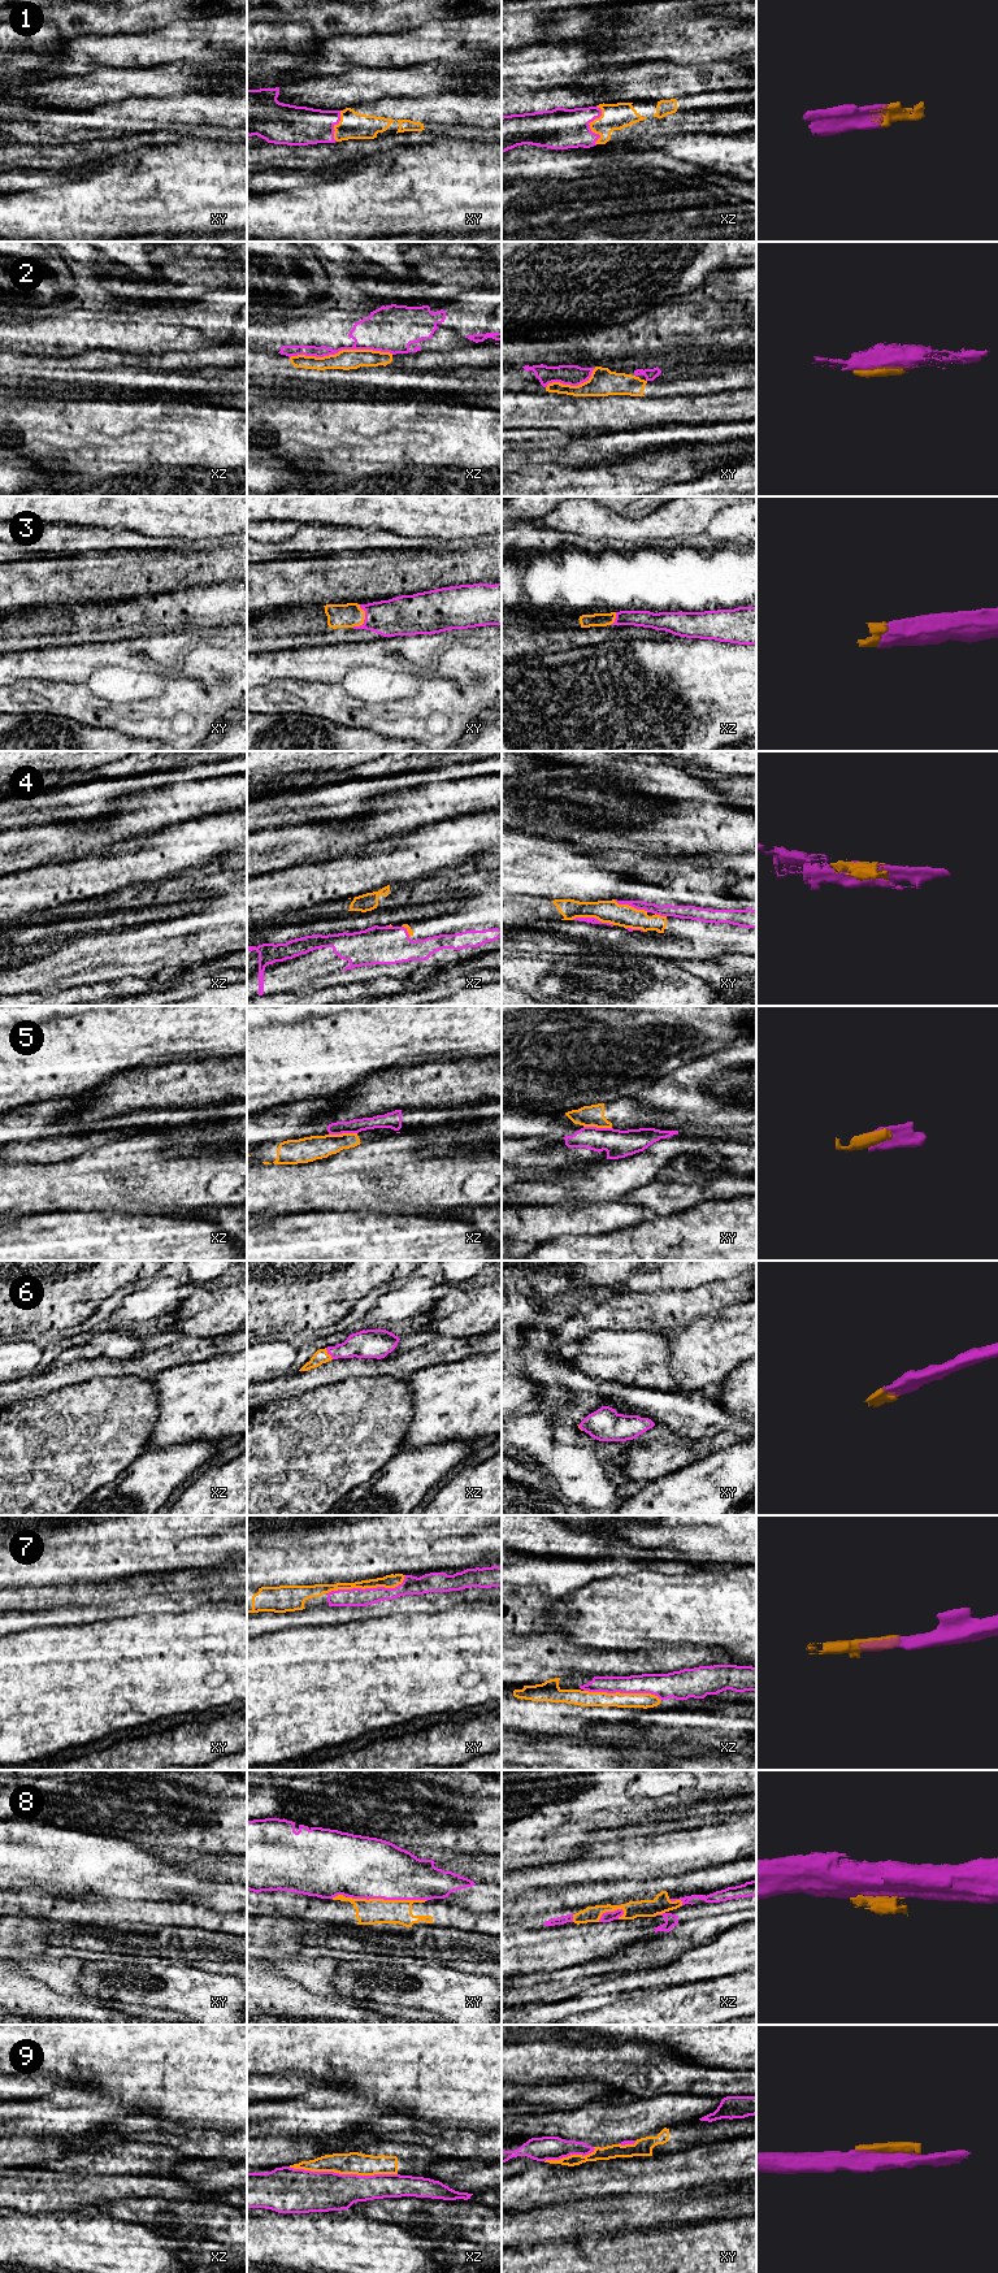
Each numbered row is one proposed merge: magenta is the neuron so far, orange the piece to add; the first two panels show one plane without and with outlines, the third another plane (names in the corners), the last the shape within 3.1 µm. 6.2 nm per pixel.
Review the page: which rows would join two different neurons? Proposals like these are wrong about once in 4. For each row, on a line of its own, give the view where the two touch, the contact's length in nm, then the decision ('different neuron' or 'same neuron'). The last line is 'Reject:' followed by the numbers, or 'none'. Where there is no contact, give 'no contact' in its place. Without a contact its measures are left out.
1: contact in xz; length 240 nm; same neuron
2: contact in xz; length 650 nm; different neuron
3: contact in xy; length 150 nm; same neuron
4: contact in xy; length 260 nm; same neuron
5: contact in xz; length 180 nm; different neuron
6: contact in xz; length 90 nm; same neuron
7: contact in xy; length 500 nm; same neuron
8: contact in xy; length 500 nm; different neuron
9: contact in xz; length 650 nm; different neuron
Reject: 2, 5, 8, 9

